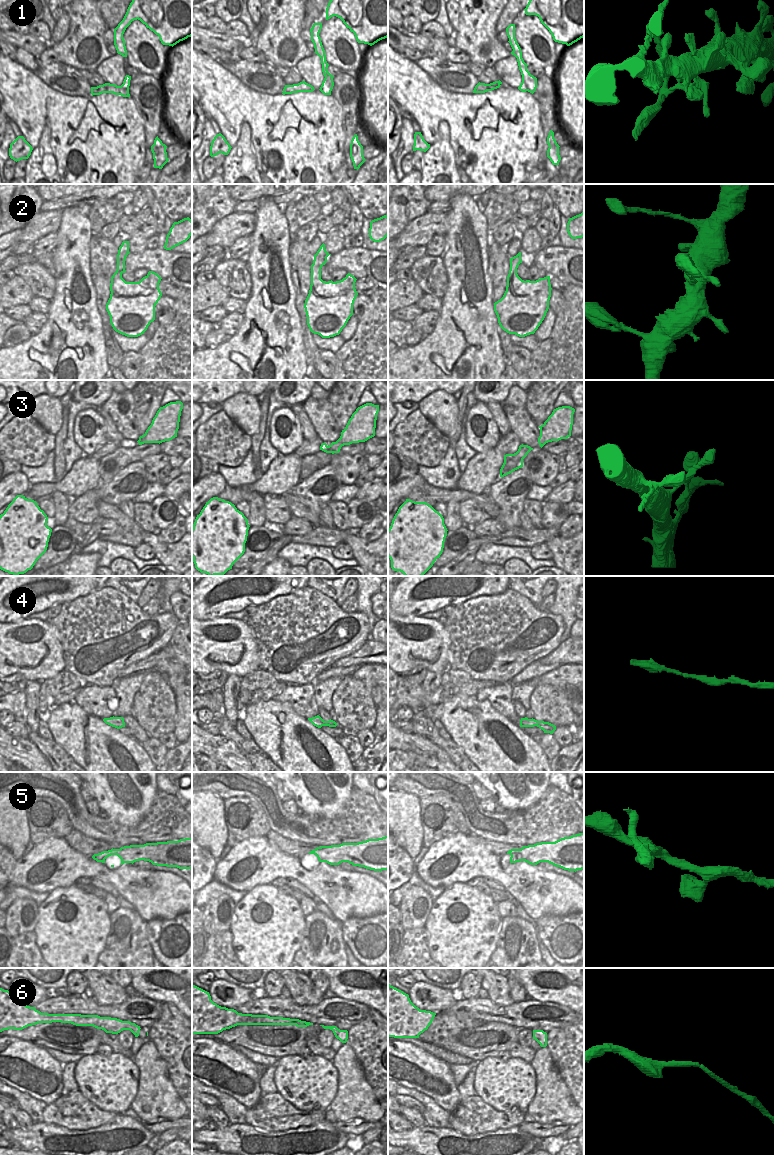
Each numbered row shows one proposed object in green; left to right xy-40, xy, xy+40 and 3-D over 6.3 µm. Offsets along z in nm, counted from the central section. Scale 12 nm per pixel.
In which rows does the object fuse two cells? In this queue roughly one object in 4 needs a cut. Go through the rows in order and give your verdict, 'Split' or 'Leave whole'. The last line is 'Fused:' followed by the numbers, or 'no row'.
1: Split
2: Leave whole
3: Leave whole
4: Leave whole
5: Leave whole
6: Leave whole
Fused: 1

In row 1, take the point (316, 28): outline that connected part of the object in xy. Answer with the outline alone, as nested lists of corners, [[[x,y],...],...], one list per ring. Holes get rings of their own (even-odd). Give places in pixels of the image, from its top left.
[[[314,23],[312,28],[310,29],[311,32],[311,41],[314,44],[315,53],[321,58],[321,64],[322,64],[322,72],[324,76],[327,76],[329,78],[329,82],[331,84],[331,89],[333,89],[334,82],[333,82],[333,75],[331,75],[327,68],[329,64],[326,61],[326,55],[325,50],[323,48],[321,38],[319,36],[319,33],[322,28],[322,23]]]

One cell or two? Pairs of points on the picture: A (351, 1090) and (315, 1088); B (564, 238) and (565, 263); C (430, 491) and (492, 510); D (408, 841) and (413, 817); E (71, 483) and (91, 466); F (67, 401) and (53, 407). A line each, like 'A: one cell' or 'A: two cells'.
A: two cells
B: two cells
C: one cell
D: one cell
E: one cell
F: two cells

